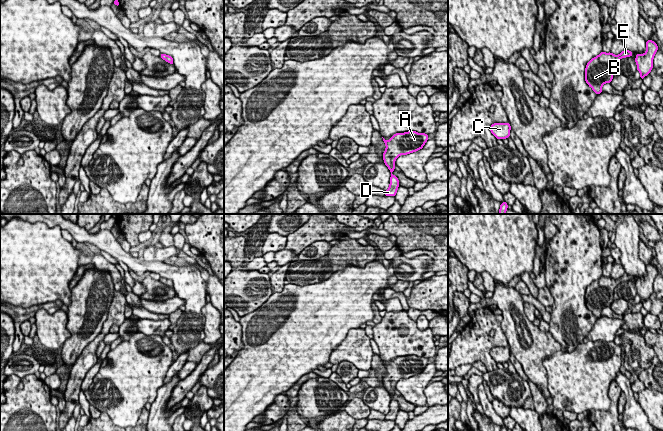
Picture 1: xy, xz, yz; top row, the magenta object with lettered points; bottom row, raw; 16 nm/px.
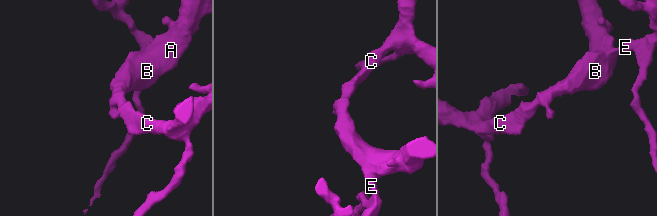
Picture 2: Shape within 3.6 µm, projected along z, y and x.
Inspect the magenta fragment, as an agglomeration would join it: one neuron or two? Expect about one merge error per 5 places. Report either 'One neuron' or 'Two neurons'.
One neuron

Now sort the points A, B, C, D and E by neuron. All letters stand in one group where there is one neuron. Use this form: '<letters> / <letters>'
A B C D E

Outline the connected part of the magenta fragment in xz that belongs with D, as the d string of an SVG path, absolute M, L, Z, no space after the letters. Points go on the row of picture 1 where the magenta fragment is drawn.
M408 131L405 133L396 133L388 141L383 138L386 149L383 153L385 165L391 172L390 185L385 191L385 196L395 197L399 187L398 178L392 174L395 169L395 160L402 154L410 154L423 148L428 140L428 135L425 133L417 133L416 131Z

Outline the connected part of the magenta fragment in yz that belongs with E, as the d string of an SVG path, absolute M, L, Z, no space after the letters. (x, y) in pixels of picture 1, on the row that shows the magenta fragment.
M624 49L619 55L614 55L611 52L601 52L598 56L587 62L585 69L585 81L598 95L602 92L602 86L605 83L610 83L613 79L614 65L618 60L632 56L633 53Z

